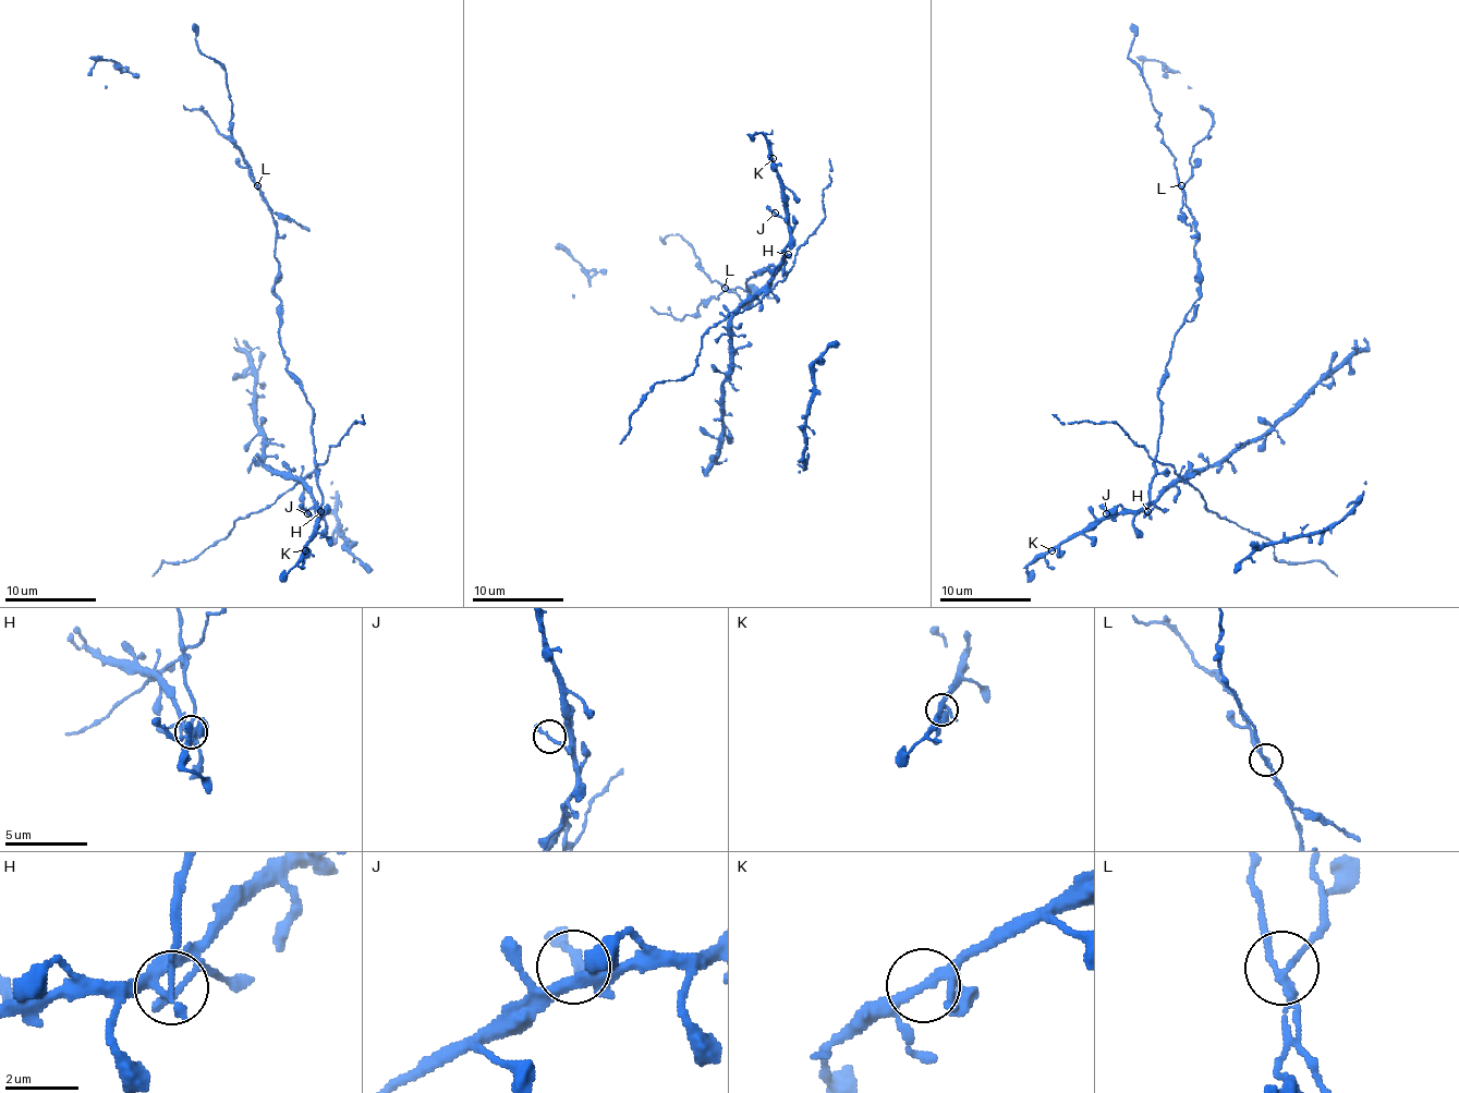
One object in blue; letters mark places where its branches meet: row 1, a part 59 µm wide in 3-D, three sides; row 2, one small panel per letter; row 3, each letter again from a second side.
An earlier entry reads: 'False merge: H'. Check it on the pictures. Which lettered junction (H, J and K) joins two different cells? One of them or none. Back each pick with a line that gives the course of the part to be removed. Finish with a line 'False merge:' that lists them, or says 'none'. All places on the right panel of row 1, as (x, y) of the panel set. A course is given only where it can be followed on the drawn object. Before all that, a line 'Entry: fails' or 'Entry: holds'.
Entry: holds
H: Course of the part to remove: (1147, 511), (1158, 392), (1200, 291), (1198, 231), (1129, 58), (1131, 23)
False merge: H

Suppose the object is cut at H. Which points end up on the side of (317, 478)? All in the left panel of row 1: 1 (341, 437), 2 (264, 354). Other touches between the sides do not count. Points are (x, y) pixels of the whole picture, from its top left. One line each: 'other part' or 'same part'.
1: other part
2: other part

